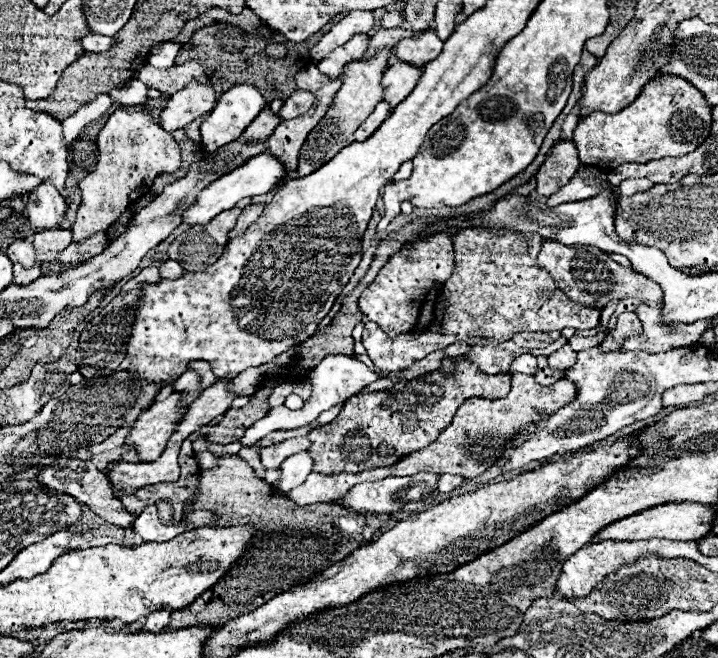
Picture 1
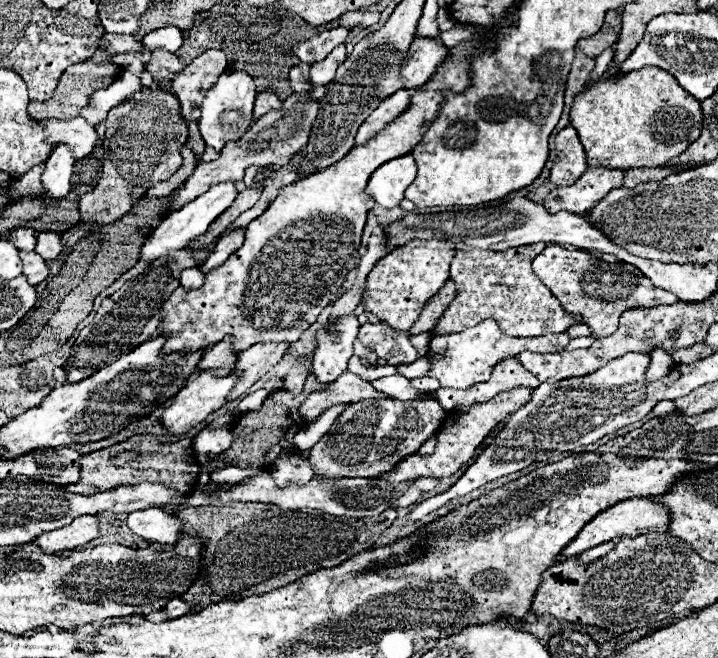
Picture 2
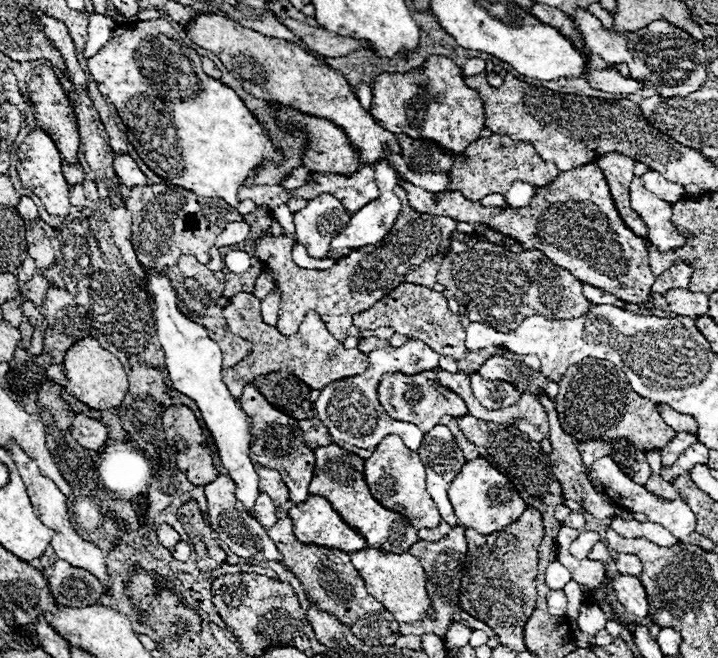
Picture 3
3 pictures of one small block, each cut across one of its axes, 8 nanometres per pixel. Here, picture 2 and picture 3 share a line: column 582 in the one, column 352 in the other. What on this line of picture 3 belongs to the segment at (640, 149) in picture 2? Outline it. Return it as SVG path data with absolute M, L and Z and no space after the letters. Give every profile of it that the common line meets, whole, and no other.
M198 14L194 20L186 26L186 34L192 38L194 44L214 52L226 70L242 82L244 90L260 100L292 106L294 110L318 118L326 118L340 126L350 144L358 150L360 160L364 164L376 164L386 158L384 144L390 152L402 154L402 148L396 140L396 136L388 130L384 130L380 124L376 124L374 116L362 108L358 96L350 88L344 74L336 72L334 68L328 68L322 60L314 58L304 48L280 40L280 38L268 38L258 34L256 30L244 28L224 16L216 14Z

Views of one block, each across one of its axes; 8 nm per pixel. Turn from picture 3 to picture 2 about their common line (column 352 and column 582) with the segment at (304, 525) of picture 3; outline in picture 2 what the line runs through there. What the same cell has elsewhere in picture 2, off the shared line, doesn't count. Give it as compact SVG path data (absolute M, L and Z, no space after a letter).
M630 498L630 500L622 500L618 504L614 504L612 508L608 508L606 512L600 512L594 520L590 520L582 530L580 534L572 540L570 546L566 546L560 554L560 560L566 560L566 558L572 558L572 556L578 556L578 552L584 552L586 548L594 548L606 540L612 540L612 538L620 538L620 536L644 536L644 534L652 534L652 532L668 532L670 528L670 510L658 502L654 502L652 498Z

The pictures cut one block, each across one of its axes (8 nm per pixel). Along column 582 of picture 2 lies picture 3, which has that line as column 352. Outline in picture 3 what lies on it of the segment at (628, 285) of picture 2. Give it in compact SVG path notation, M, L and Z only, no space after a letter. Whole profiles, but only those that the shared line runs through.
M400 184L394 186L394 194L402 202L400 216L388 236L380 240L380 244L364 246L360 250L352 250L348 256L342 256L330 270L308 270L300 268L292 260L294 240L288 236L272 236L270 232L262 234L254 246L254 256L262 262L264 268L274 272L274 286L280 290L280 310L276 328L284 334L296 334L302 318L308 310L314 310L324 320L326 328L336 336L336 340L344 340L348 336L348 328L352 326L352 318L382 300L396 286L410 282L418 286L432 288L436 284L436 272L440 262L446 256L446 242L452 230L456 230L454 220L446 216L420 214L408 204L408 196Z

